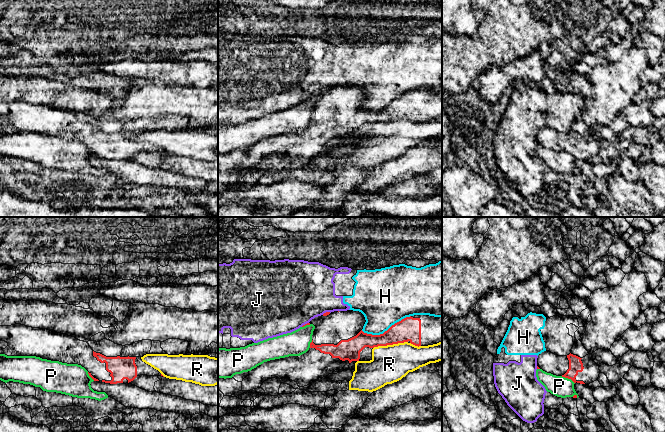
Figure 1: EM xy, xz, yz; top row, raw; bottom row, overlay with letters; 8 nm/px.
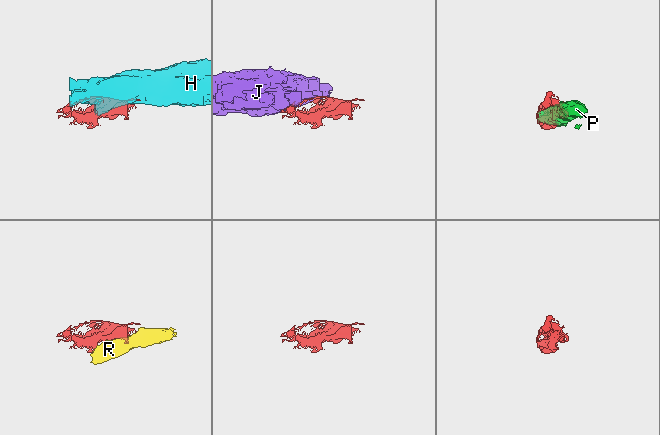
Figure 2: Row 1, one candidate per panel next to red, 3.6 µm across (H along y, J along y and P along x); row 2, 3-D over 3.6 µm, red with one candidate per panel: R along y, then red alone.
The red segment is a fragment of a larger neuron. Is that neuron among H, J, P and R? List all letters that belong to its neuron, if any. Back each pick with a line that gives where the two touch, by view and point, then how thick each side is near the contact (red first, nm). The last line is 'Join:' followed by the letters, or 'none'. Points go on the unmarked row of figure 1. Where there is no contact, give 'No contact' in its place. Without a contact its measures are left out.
Join: none

